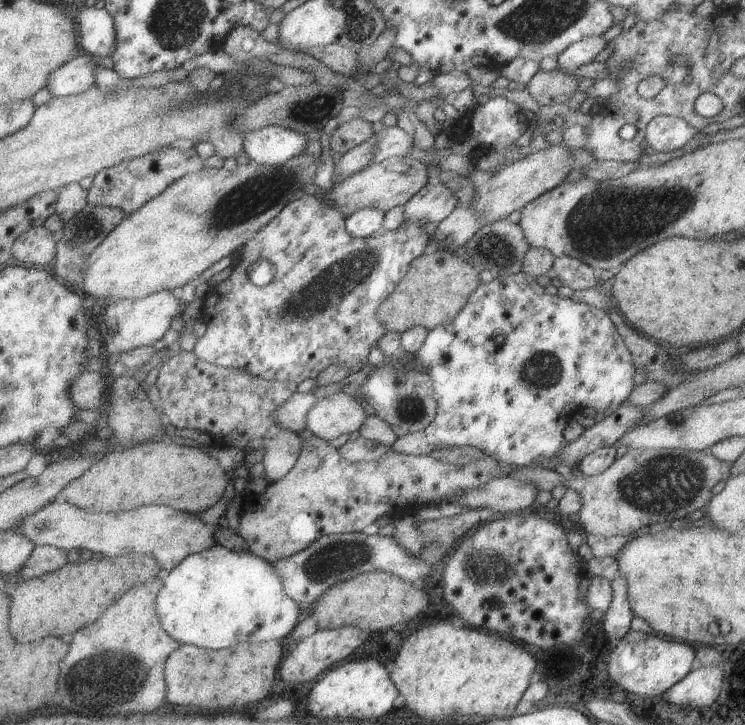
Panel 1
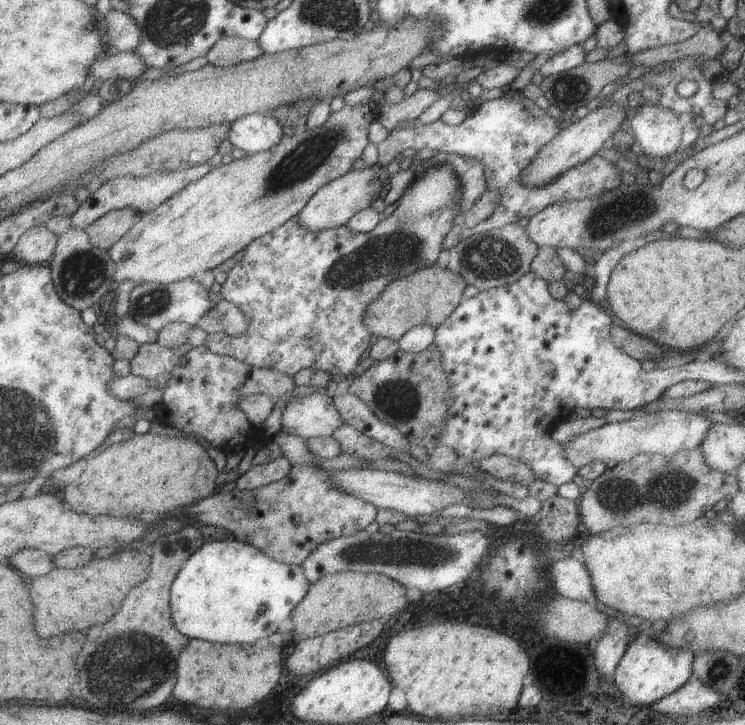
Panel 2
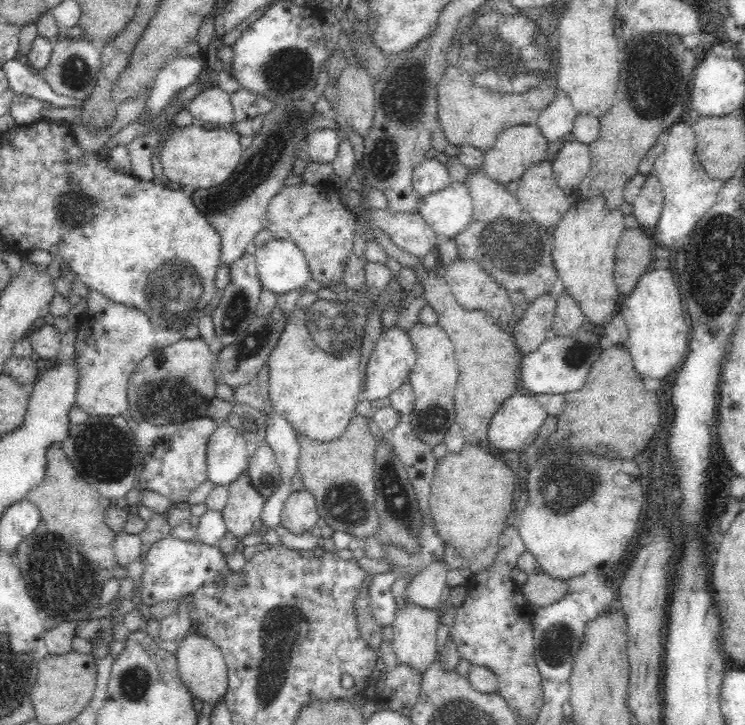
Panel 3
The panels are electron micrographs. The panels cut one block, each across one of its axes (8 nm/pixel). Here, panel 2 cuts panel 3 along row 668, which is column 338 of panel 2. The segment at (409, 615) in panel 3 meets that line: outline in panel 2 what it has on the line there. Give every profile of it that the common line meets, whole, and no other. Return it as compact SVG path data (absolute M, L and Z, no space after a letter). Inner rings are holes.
M316 391L310 395L293 395L292 393L282 408L279 432L307 440L311 437L329 437L339 425L343 425L343 422L339 418L331 397Z

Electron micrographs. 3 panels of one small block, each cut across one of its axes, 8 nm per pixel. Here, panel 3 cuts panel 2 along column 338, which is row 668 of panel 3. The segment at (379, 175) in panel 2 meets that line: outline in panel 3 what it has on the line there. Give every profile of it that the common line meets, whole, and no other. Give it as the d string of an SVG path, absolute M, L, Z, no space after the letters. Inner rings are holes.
M196 630L188 632L178 641L175 652L178 675L191 694L214 706L220 698L224 698L228 682L228 667L221 650L214 644L213 640L202 636Z

